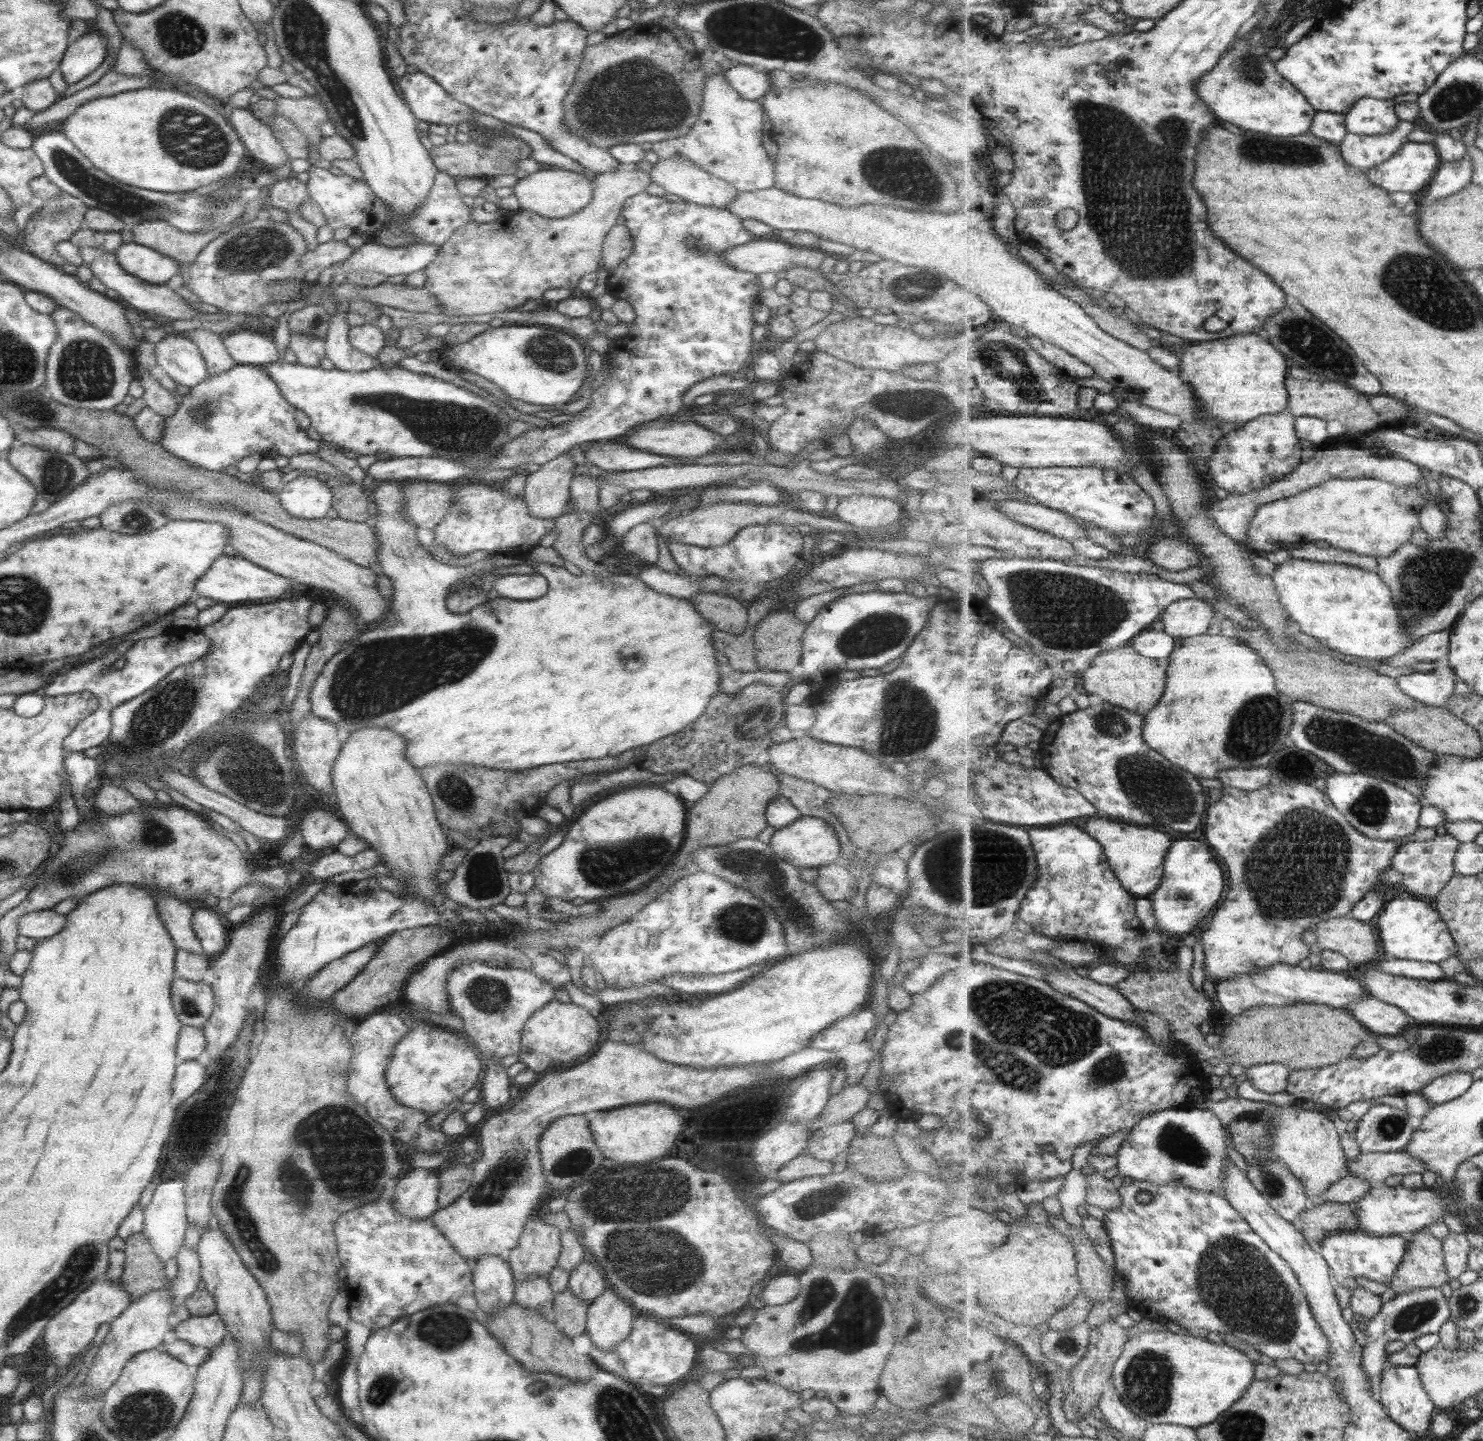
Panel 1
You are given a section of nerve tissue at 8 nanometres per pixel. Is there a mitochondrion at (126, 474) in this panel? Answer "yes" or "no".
no

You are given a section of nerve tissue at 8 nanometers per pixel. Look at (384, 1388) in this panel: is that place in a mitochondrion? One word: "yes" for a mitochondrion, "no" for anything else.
yes

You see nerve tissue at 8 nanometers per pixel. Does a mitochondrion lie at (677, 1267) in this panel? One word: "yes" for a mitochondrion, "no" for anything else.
yes

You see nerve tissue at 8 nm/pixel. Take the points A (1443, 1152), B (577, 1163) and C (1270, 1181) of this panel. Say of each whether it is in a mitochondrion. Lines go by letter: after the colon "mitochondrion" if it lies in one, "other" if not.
A: other
B: mitochondrion
C: mitochondrion

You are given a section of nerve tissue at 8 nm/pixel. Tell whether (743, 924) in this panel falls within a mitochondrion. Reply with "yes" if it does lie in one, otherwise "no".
yes

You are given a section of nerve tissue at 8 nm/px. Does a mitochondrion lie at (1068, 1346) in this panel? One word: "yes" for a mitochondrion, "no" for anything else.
yes

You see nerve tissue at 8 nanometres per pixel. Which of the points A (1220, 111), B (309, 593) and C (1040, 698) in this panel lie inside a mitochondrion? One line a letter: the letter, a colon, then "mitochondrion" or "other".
A: other
B: other
C: other

